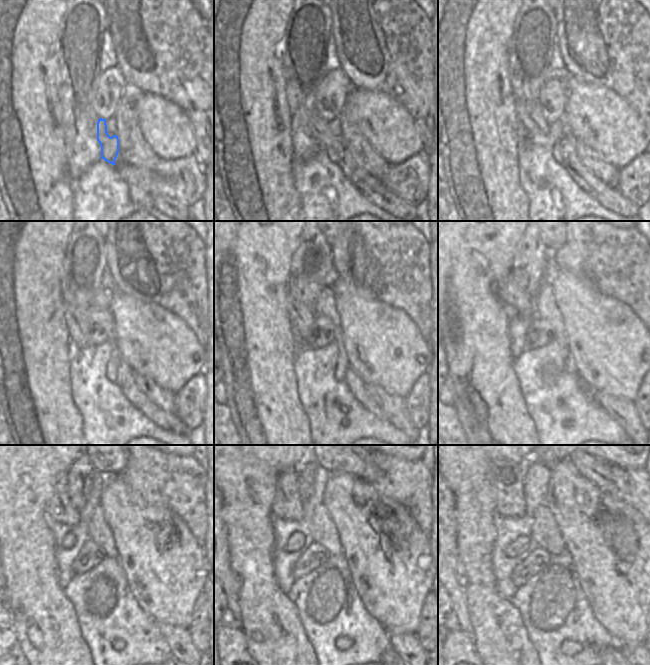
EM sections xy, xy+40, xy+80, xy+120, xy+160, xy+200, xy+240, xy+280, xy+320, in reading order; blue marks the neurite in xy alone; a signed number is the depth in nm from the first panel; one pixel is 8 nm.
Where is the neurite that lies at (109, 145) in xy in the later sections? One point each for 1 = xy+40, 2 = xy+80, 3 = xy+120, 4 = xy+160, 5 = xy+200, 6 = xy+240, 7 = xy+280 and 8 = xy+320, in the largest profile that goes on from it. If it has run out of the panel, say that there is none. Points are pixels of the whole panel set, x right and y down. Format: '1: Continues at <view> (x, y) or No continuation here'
1: Continues at xy+40 (319, 129)
2: Continues at xy+80 (529, 112)
3: Continues at xy+120 (77, 321)
4: Continues at xy+160 (301, 316)
5: Continues at xy+200 (508, 292)
6: Continues at xy+240 (66, 514)
7: Continues at xy+280 (287, 512)
8: Continues at xy+320 (509, 510)

